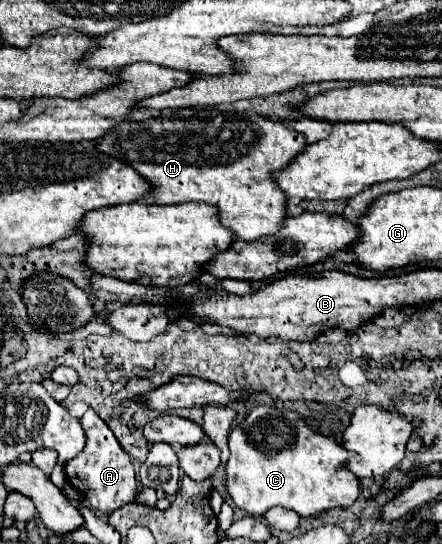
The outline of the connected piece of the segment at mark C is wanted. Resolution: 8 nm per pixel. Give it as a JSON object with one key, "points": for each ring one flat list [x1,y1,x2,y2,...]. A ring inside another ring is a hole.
{"points":[[256,406,244,422,230,430,228,444,228,494,238,508,252,516,260,516,272,506,284,506,298,516,316,516,330,508,348,508,360,494,356,474,344,466,348,462,348,450,334,438,314,432,294,410],[270,442,294,442,294,446,270,452]]}

